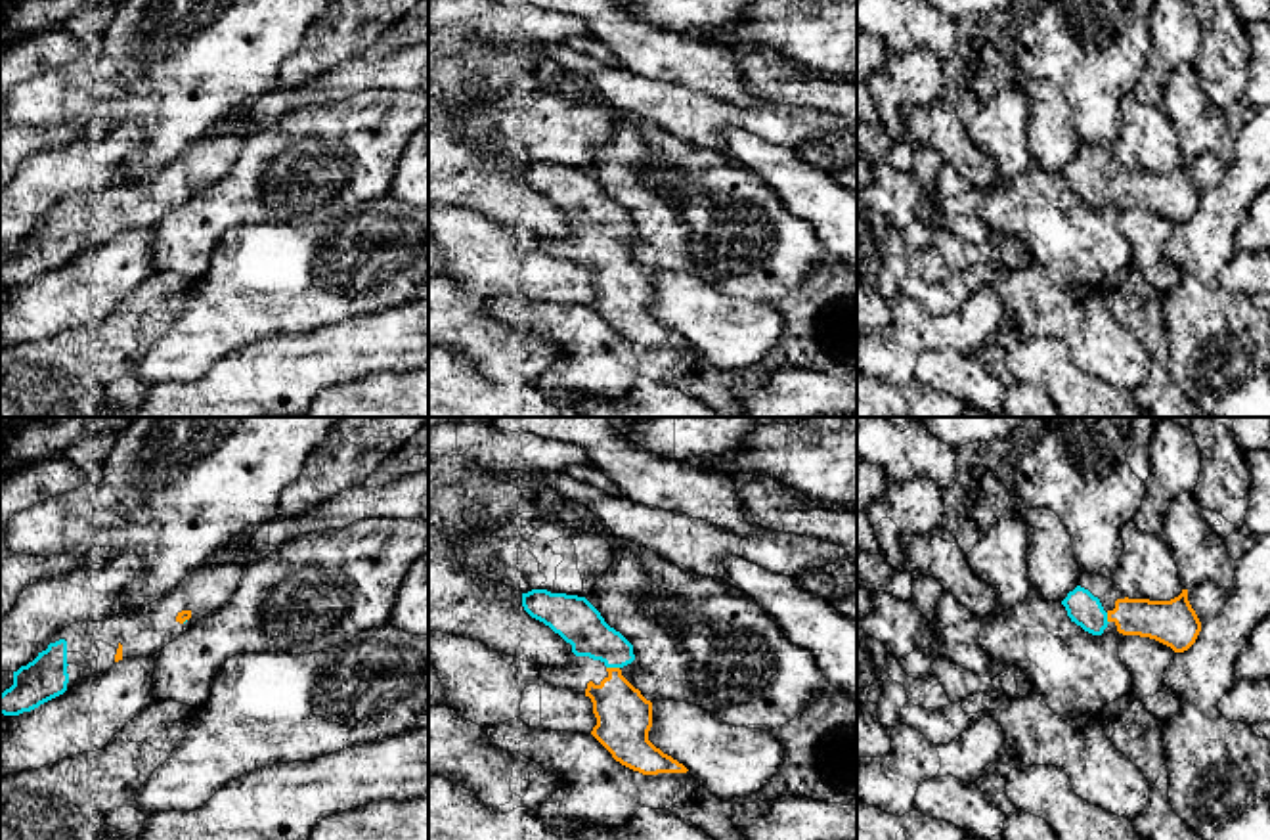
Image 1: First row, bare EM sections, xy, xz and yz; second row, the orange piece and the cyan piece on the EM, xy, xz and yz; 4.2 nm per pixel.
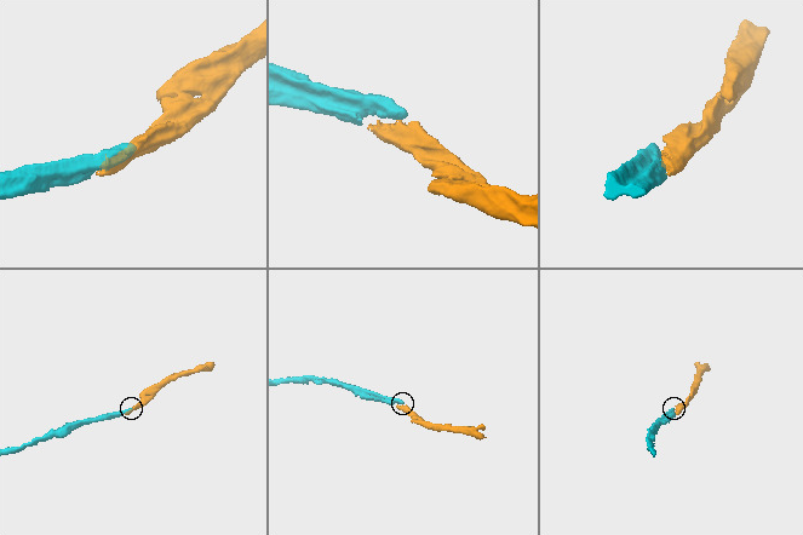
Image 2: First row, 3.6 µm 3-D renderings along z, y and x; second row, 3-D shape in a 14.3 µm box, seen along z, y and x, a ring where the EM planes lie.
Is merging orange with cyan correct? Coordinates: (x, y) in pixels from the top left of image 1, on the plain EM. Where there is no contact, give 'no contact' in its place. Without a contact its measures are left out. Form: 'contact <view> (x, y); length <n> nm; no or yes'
contact xz (613, 240); length 60 nm; yes

